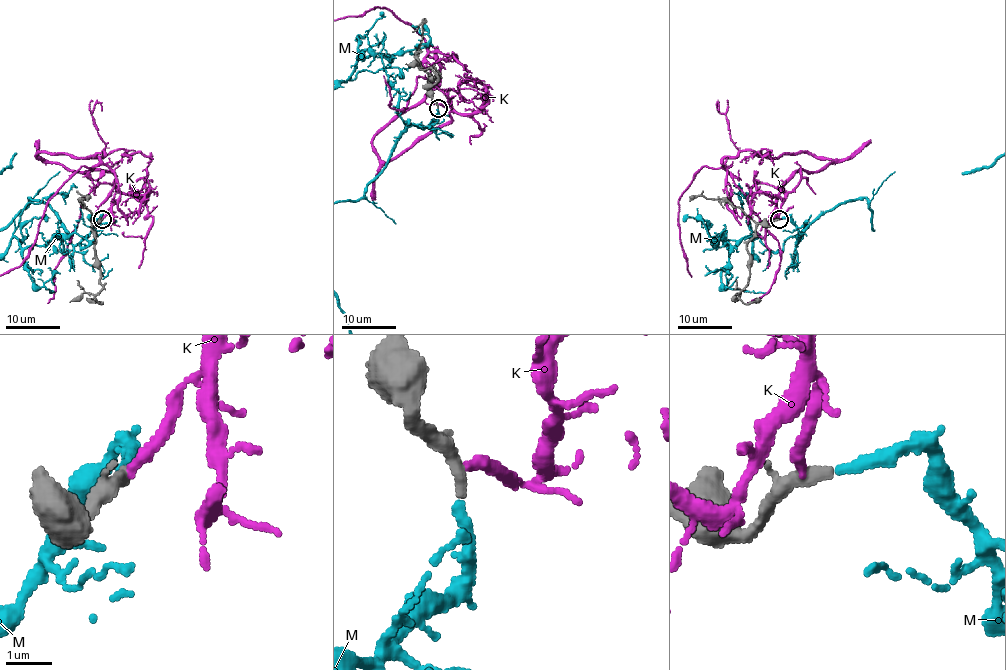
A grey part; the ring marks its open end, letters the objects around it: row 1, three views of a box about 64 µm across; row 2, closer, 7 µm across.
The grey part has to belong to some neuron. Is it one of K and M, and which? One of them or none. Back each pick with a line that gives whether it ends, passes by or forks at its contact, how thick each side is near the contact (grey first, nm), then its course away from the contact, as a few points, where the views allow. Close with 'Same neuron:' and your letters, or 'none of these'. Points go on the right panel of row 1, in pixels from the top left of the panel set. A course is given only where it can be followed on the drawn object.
M: it ends | 280/240 nm
Same neuron: M

